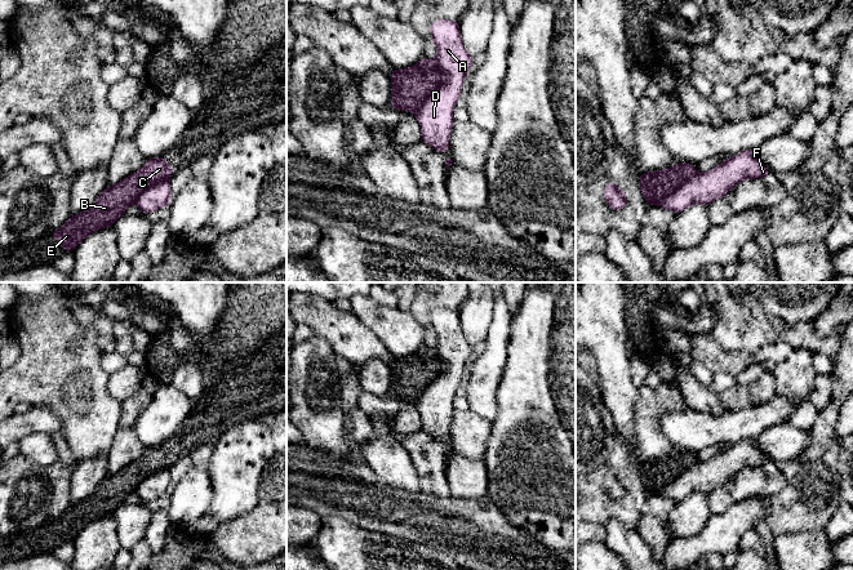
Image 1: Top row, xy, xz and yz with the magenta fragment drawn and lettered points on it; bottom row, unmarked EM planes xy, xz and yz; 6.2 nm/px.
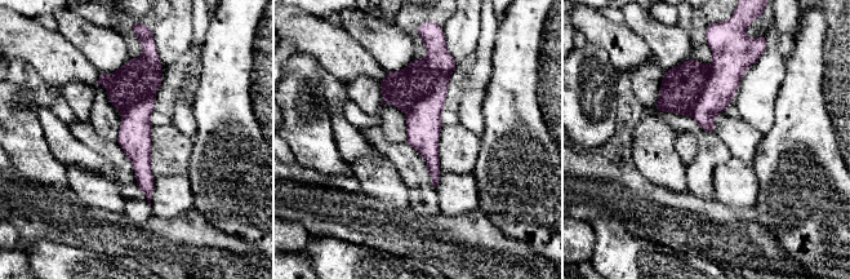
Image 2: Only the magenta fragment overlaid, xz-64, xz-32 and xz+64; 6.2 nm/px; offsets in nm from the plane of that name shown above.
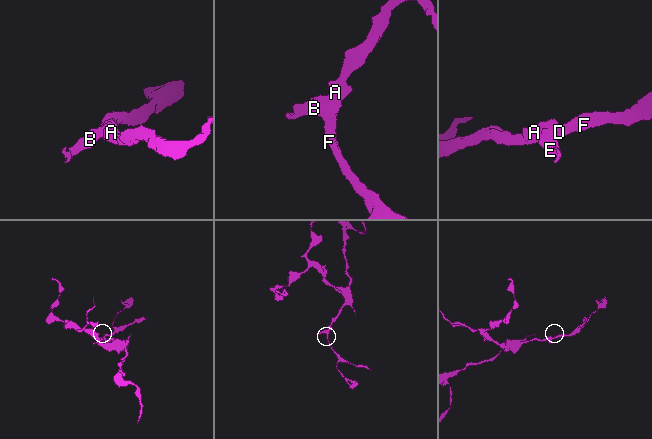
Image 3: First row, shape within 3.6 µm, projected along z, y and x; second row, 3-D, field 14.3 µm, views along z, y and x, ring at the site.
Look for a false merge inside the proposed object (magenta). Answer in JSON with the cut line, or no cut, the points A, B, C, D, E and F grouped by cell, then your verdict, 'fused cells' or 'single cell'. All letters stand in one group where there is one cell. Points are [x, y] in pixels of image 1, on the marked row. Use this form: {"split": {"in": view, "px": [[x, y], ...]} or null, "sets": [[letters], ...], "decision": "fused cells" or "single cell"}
{"split": {"in": "xz", "px": [[436, 59], [443, 80], [414, 112]]}, "sets": [["A", "D", "F"], ["B", "C", "E"]], "decision": "fused cells"}

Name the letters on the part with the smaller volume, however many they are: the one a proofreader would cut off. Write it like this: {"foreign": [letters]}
{"foreign": ["B", "C", "E"]}

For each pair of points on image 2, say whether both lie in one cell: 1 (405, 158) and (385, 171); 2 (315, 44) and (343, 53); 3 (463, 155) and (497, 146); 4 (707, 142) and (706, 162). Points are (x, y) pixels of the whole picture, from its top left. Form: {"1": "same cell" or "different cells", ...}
{"1": "different cells", "2": "same cell", "3": "different cells", "4": "same cell"}

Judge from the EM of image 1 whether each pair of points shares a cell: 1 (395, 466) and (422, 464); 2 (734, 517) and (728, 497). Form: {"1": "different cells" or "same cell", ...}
{"1": "different cells", "2": "different cells"}

